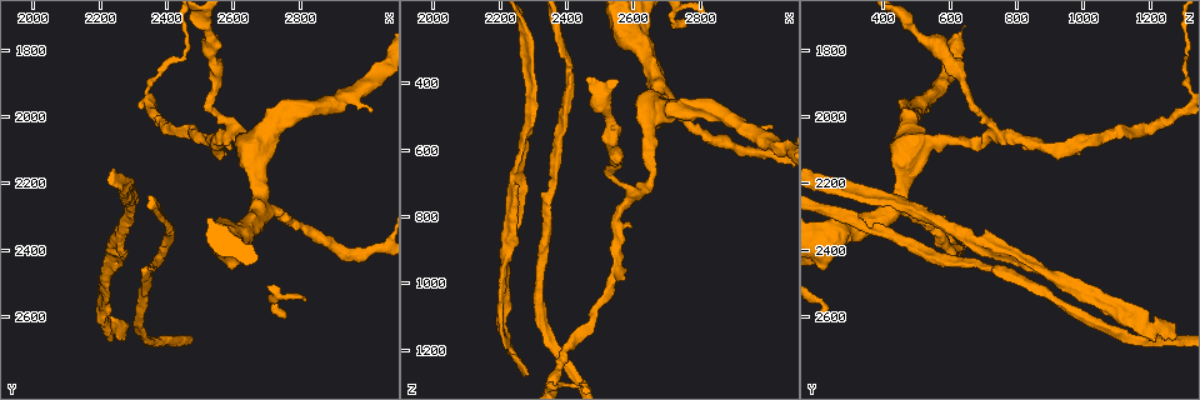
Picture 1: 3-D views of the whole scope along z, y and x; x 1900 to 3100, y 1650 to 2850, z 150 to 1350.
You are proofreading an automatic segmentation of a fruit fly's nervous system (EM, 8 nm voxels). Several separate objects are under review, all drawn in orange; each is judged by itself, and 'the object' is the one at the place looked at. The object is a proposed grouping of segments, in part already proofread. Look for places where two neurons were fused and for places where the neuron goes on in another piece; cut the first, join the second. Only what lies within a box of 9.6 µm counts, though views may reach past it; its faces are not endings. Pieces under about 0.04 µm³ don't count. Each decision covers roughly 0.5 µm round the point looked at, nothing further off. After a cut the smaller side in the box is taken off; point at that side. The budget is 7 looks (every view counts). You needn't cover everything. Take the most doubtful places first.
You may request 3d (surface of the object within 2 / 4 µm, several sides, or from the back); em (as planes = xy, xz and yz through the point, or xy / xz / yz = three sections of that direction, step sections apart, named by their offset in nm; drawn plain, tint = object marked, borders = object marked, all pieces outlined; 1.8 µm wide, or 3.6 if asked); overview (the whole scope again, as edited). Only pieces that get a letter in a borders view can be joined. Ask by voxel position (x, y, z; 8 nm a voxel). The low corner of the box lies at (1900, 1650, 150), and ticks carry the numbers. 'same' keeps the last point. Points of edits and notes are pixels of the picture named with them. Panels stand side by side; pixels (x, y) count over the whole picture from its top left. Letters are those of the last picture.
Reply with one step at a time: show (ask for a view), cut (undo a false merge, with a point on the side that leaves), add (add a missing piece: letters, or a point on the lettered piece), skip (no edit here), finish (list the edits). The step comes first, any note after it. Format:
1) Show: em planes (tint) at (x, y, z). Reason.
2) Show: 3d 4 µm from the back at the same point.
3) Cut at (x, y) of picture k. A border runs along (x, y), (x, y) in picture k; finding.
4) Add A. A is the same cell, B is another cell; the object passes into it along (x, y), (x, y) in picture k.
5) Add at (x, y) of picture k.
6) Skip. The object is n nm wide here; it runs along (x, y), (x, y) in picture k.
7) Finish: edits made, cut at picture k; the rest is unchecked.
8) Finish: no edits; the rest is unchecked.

Show: 3d 2 µm at (2280, 2650, 1280). Thin end.

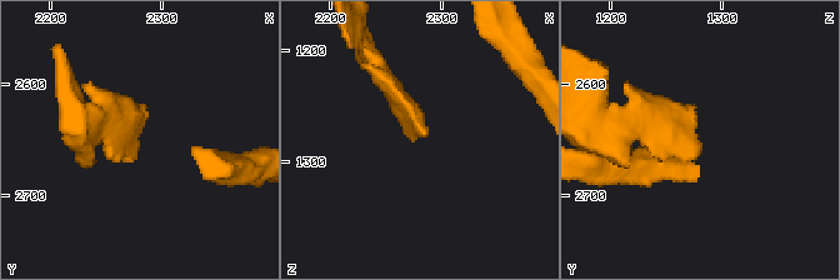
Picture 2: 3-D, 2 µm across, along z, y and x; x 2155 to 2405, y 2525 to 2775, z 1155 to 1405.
Show: em planes (plain) at (2276, 2662, 1282). Now the EM.

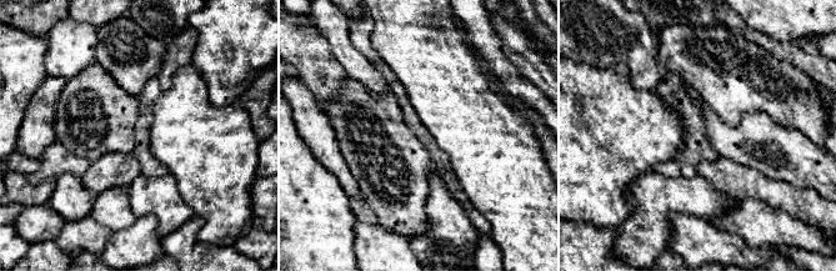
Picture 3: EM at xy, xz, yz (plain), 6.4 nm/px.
Show: em planes (borders) at the same point. See the neighbours.

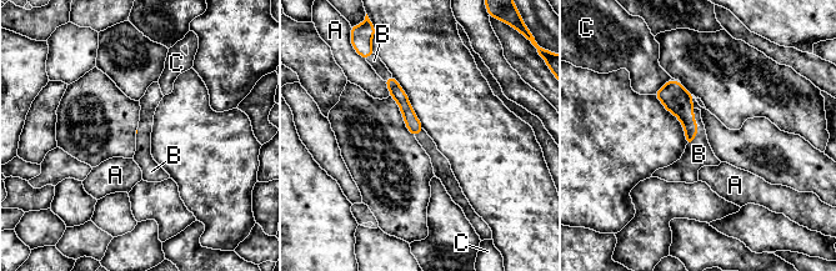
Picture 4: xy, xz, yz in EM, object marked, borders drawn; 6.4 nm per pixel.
Add B. The longest contact is with B, 240 nm; B is the same cell, A and C are other cells; the neuron continues.

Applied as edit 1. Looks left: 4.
Show: em planes (borders) at (2520, 1740, 500). A narrow waist.

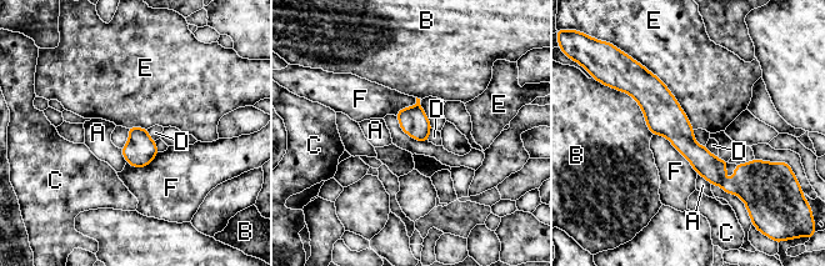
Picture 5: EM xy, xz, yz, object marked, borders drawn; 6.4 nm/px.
Skip. A, B, C, D, E and F are other cells; a border runs along (641, 64), (665, 85), (694, 129) in picture 5; one neuron here.

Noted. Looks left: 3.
Show: 3d 2 µm at (2600, 2040, 730).

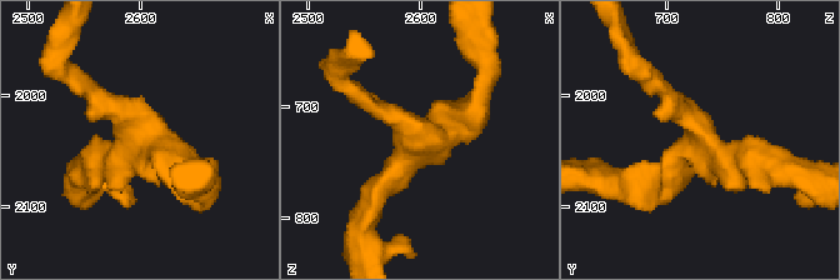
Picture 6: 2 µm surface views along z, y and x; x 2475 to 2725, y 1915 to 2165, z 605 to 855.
Show: em planes (borders) at (2610, 2048, 728). 3 arms meet here.

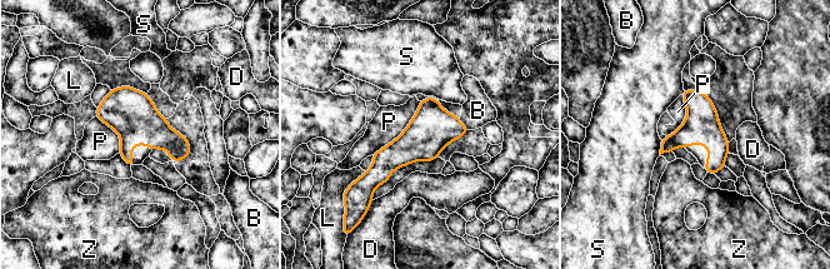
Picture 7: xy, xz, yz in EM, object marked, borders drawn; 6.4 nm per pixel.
Skip. B, D, L, P, S and Z are other cells; a border runs along (421, 101), (409, 124), (373, 155) in picture 7; continuous, no second neuron.

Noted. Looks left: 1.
Finish: edits made, add at picture 4; the rest is unchecked.

